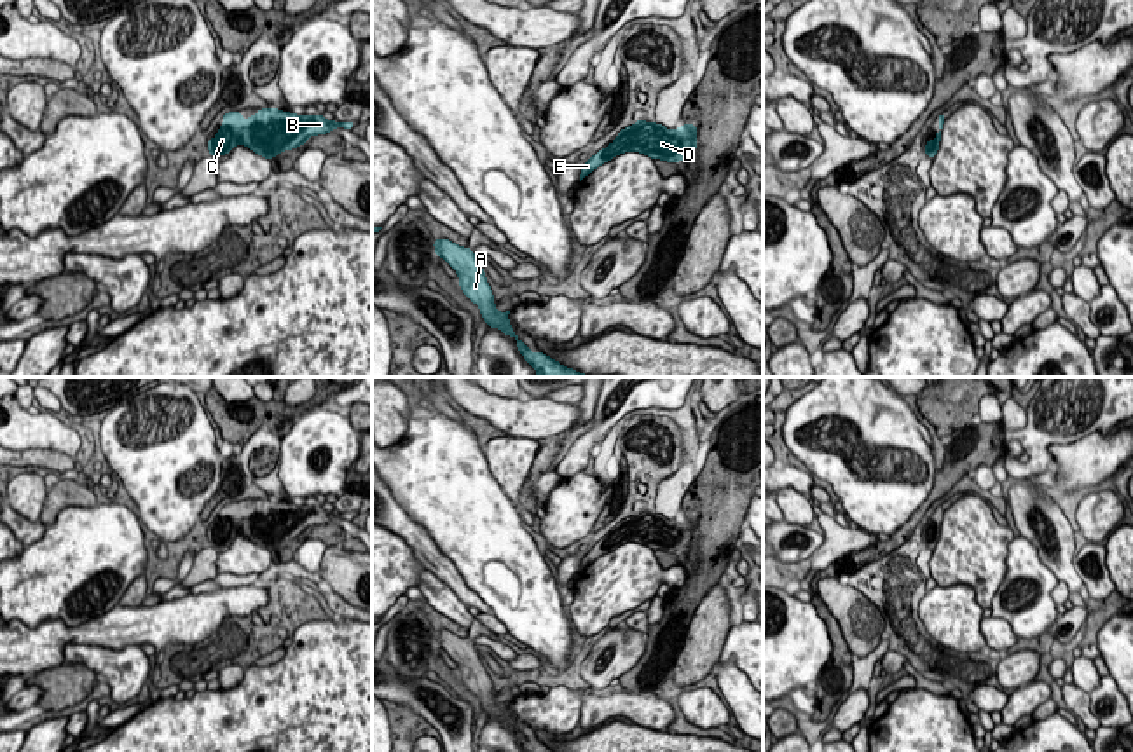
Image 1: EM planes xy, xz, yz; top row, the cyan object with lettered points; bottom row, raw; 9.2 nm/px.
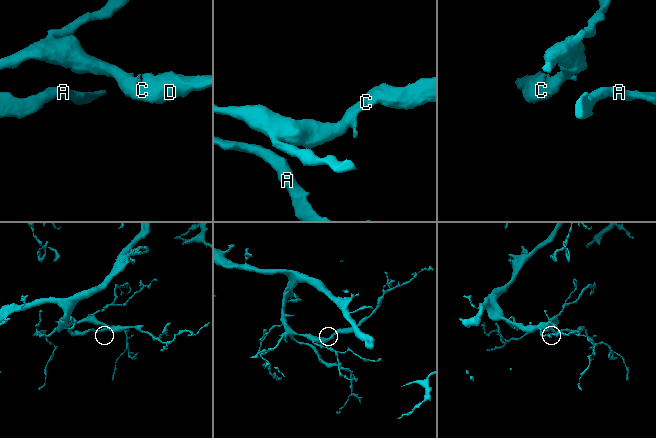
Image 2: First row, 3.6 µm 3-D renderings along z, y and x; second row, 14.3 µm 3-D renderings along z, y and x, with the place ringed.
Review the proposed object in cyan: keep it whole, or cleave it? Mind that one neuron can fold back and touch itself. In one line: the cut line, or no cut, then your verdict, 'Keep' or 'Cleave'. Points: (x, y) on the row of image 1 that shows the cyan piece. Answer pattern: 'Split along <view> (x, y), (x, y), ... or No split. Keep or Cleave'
No split. Keep

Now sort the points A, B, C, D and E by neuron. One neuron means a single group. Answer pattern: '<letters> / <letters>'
A B C D E

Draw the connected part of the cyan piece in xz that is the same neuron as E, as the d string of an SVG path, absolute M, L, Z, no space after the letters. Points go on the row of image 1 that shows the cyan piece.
M637 119L634 126L621 129L611 145L585 161L581 166L580 181L601 164L628 150L646 154L655 161L662 159L667 162L677 162L690 159L695 148L695 124L683 124L679 129L669 131L658 122L649 124Z

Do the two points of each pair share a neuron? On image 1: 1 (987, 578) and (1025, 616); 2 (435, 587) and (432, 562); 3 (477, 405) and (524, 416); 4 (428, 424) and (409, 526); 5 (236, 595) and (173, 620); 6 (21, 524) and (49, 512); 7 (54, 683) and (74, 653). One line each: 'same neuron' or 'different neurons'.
1: different neurons
2: different neurons
3: same neuron
4: different neurons
5: same neuron
6: different neurons
7: different neurons

